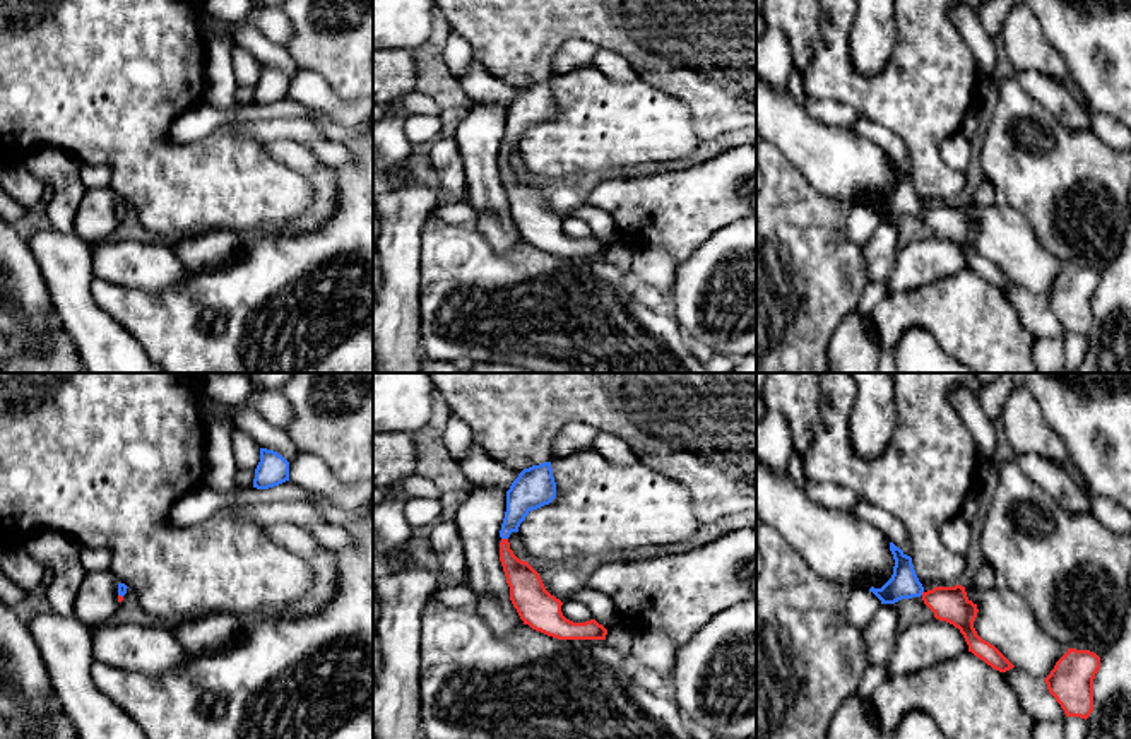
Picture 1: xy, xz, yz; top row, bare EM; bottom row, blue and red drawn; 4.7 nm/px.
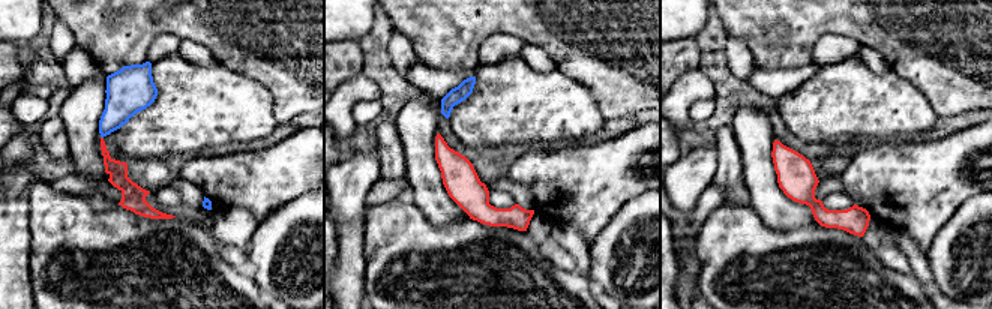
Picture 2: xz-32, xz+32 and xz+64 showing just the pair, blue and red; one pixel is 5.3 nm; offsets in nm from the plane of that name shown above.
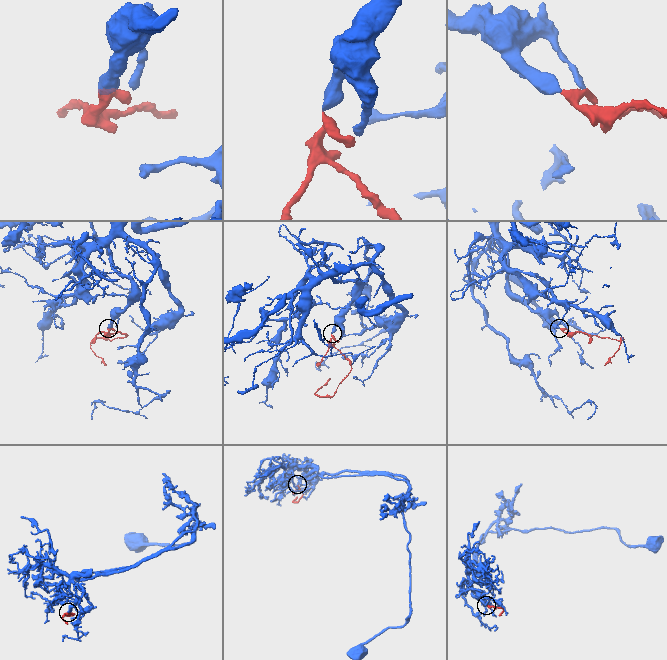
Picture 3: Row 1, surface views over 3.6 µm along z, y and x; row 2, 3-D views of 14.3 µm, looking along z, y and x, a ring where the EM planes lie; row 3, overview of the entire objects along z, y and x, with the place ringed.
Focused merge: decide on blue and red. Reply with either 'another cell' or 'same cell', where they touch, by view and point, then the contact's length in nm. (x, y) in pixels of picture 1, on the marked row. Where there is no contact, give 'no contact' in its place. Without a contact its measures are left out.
same cell; contact xz (505, 537); length 30 nm

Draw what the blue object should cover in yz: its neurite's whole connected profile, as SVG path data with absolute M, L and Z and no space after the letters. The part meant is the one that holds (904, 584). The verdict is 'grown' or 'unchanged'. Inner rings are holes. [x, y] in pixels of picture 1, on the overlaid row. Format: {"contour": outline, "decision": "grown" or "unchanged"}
{"contour": "M890 542L890 551L895 559L893 575L881 588L871 587L869 592L873 592L881 604L895 604L902 599L921 597L924 587L915 575L912 558L893 542Z", "decision": "unchanged"}

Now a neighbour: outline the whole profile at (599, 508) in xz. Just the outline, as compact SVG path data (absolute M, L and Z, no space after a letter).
M594 448L551 460L556 498L529 511L518 537L532 558L611 556L676 544L700 522L690 491L640 460L616 465Z

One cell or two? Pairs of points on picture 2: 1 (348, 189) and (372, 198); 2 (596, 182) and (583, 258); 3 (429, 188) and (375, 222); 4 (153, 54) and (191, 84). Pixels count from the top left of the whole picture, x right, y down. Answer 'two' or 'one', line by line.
1: two
2: two
3: two
4: two

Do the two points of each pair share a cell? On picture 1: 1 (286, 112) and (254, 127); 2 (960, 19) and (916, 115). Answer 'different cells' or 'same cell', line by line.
1: same cell
2: different cells

